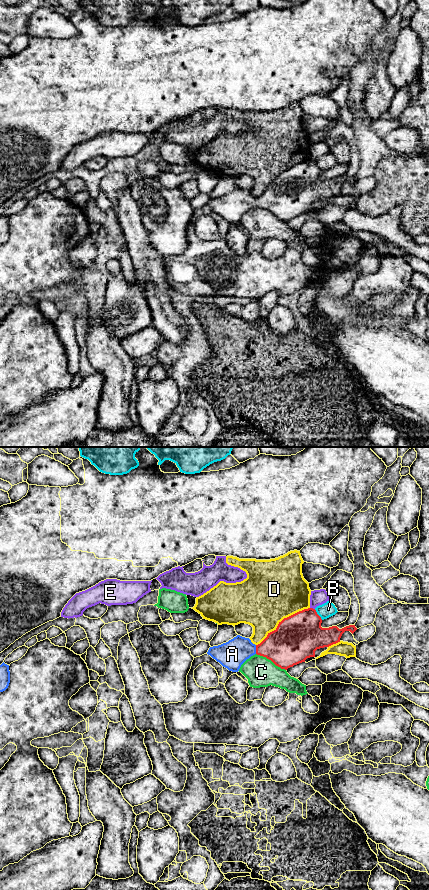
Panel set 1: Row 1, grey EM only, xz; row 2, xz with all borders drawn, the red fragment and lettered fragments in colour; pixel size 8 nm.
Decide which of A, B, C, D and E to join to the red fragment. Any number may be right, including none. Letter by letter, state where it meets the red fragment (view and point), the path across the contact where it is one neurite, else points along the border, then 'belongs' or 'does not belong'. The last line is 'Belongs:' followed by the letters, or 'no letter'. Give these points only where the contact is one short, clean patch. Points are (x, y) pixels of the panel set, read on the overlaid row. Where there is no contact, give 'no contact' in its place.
A: xz (256, 649) | belongs
B: xz (317, 614) | does not belong
C: xz (271, 660) | does not belong
D: xz (282, 620) | does not belong
E: xz (312, 608) | does not belong
Belongs: A

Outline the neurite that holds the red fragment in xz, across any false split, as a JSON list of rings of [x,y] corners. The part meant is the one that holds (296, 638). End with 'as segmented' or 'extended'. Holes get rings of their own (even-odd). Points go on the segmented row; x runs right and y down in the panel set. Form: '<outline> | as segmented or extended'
[[[304,609],[284,618],[258,645],[249,638],[237,635],[226,643],[210,647],[207,654],[232,672],[238,672],[241,665],[255,654],[287,670],[307,658],[315,657],[317,649],[340,642],[345,631],[353,634],[357,630],[355,625],[342,629],[337,626],[322,628],[321,623],[322,619],[315,609]]] | extended

